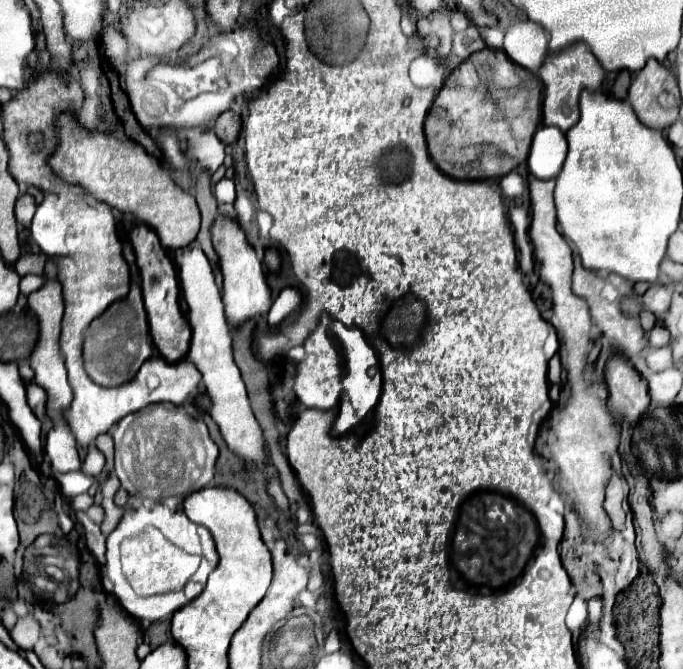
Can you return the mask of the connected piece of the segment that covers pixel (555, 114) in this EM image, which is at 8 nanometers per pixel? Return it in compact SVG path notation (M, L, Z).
M574 43L560 53L550 53L536 75L544 83L544 103L542 103L544 119L542 119L542 123L546 127L550 127L550 125L558 127L562 133L566 133L568 127L572 127L572 123L576 123L576 119L580 115L578 113L580 91L582 89L596 91L596 89L600 89L600 85L604 81L604 71L598 65L598 59L592 55L592 51L588 49L586 43Z

